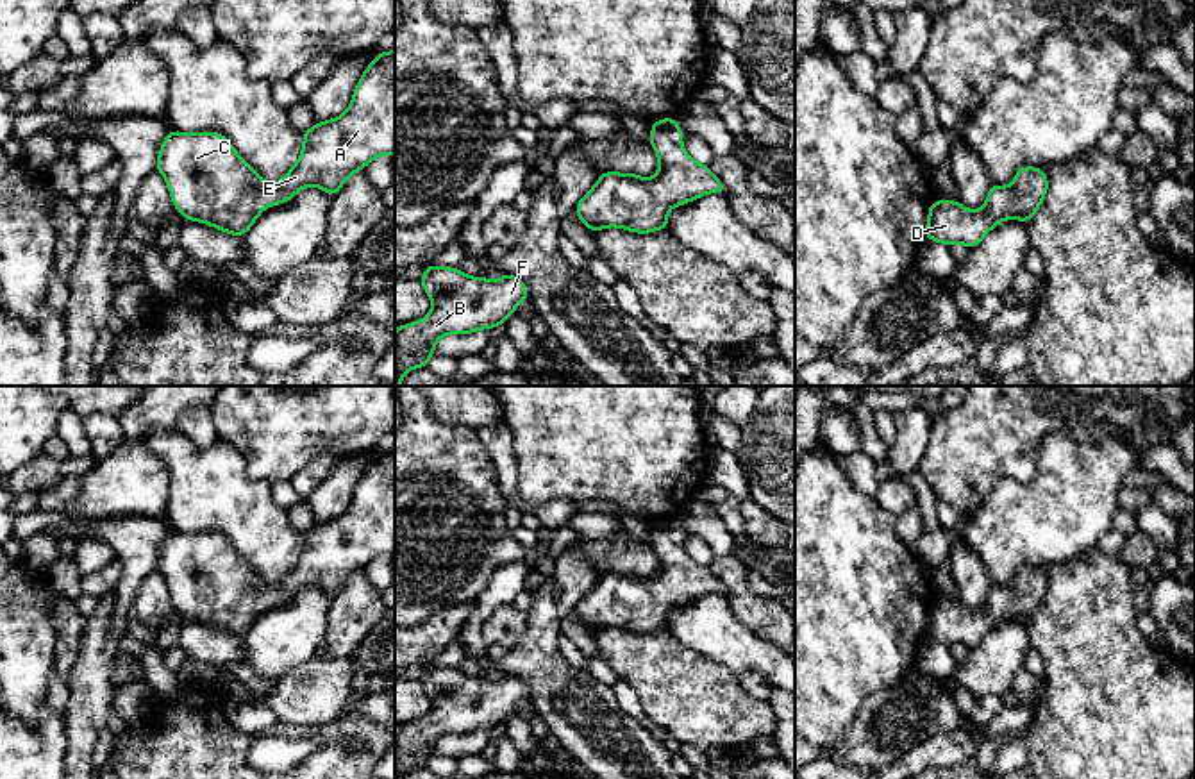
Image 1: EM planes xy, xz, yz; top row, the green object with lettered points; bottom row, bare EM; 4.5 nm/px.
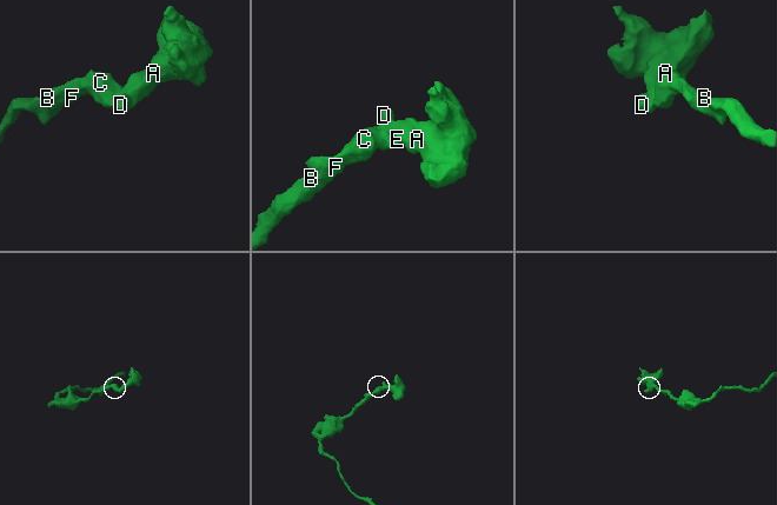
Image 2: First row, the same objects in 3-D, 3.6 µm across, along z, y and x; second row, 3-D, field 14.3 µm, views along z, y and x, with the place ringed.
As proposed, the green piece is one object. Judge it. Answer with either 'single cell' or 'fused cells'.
single cell

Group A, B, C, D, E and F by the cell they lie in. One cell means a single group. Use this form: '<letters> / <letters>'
A B C D E F

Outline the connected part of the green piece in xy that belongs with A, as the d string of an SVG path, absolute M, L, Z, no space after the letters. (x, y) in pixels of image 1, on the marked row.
M395 50L380 52L361 75L348 109L332 120L314 123L302 132L298 161L277 182L268 184L234 150L220 132L170 130L157 155L175 209L184 220L202 222L227 234L245 236L263 209L284 204L305 186L318 186L334 197L347 179L364 170L379 155L395 155Z

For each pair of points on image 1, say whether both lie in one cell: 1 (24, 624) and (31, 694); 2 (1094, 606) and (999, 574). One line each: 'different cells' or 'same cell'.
1: same cell
2: different cells

